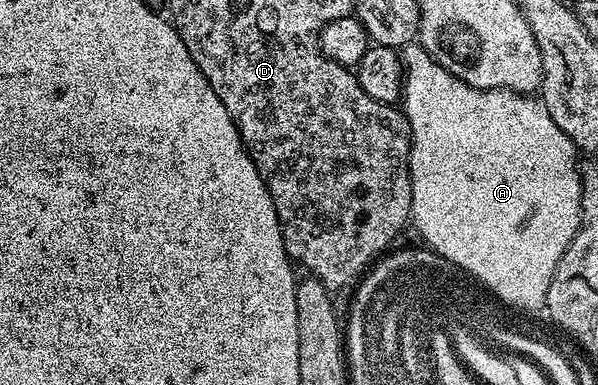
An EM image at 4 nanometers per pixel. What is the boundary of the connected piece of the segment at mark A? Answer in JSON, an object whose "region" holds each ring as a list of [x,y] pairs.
{"region":[[[417,40],[407,42],[400,50],[404,81],[402,83],[401,109],[410,125],[410,179],[412,180],[412,226],[422,233],[422,238],[429,249],[437,254],[450,254],[454,262],[462,262],[462,266],[470,266],[474,274],[482,274],[502,298],[510,298],[510,302],[522,302],[522,306],[534,306],[538,298],[547,291],[547,278],[554,269],[554,262],[564,256],[568,244],[576,236],[578,226],[582,222],[582,170],[578,166],[580,151],[560,132],[556,120],[548,112],[548,108],[537,97],[518,94],[515,90],[481,90],[464,84],[456,76],[452,76],[443,66],[436,64],[428,56],[428,52]]]}

